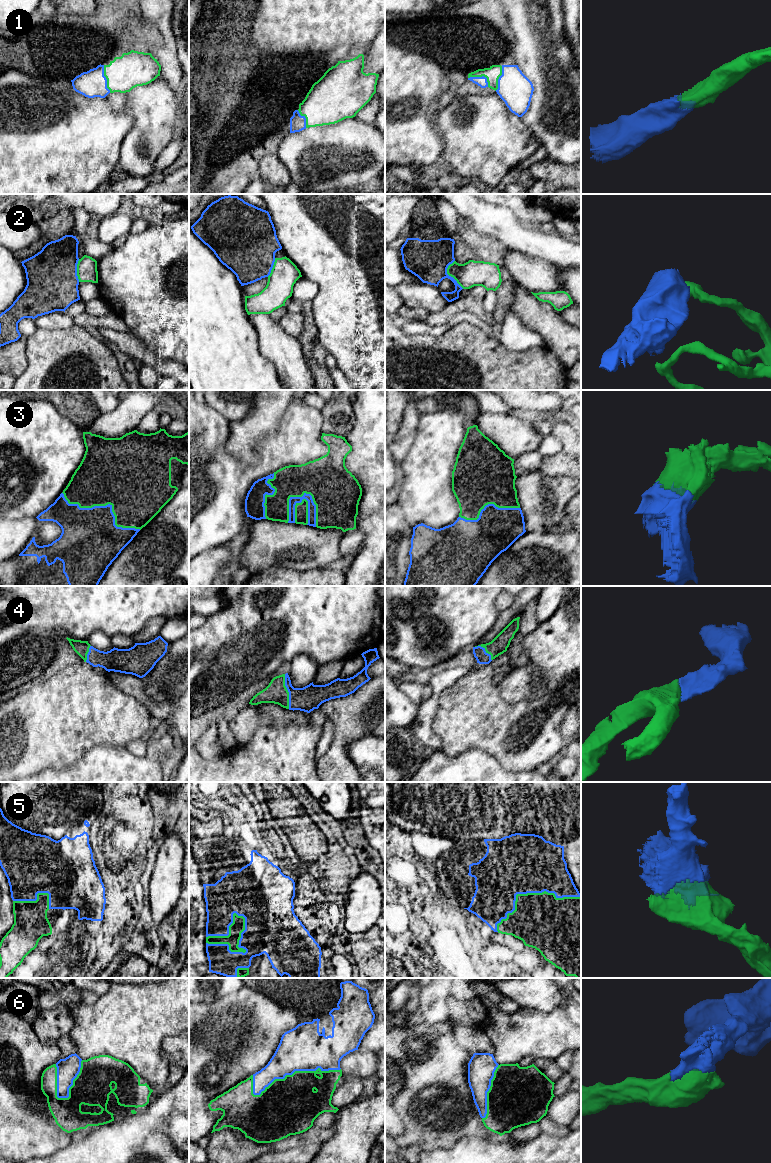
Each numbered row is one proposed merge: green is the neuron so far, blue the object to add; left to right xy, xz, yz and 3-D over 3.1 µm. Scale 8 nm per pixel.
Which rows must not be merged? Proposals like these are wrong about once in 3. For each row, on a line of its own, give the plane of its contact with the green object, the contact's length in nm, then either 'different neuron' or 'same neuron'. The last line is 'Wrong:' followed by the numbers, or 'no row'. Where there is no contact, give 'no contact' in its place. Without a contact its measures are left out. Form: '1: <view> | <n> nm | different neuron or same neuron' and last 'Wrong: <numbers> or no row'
1: xy | 240 nm | same neuron
2: yz | 240 nm | different neuron
3: xy | 700 nm | same neuron
4: xz | 280 nm | same neuron
5: xz | 380 nm | same neuron
6: xz | 750 nm | same neuron
Wrong: 2

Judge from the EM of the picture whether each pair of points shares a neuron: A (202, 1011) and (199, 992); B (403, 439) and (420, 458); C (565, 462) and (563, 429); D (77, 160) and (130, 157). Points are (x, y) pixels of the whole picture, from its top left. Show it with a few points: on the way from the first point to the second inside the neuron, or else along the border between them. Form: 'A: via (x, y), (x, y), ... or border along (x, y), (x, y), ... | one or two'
A: border along (223, 996), (208, 1003), (199, 1003) | two
B: border along (419, 425), (415, 440), (399, 468) | two
C: via (567, 454), (567, 437) | one
D: border along (125, 136), (121, 143), (119, 161), (117, 163) | two

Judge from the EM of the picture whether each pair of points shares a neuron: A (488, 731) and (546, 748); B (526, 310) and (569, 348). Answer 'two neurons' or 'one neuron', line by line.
A: one neuron
B: one neuron

